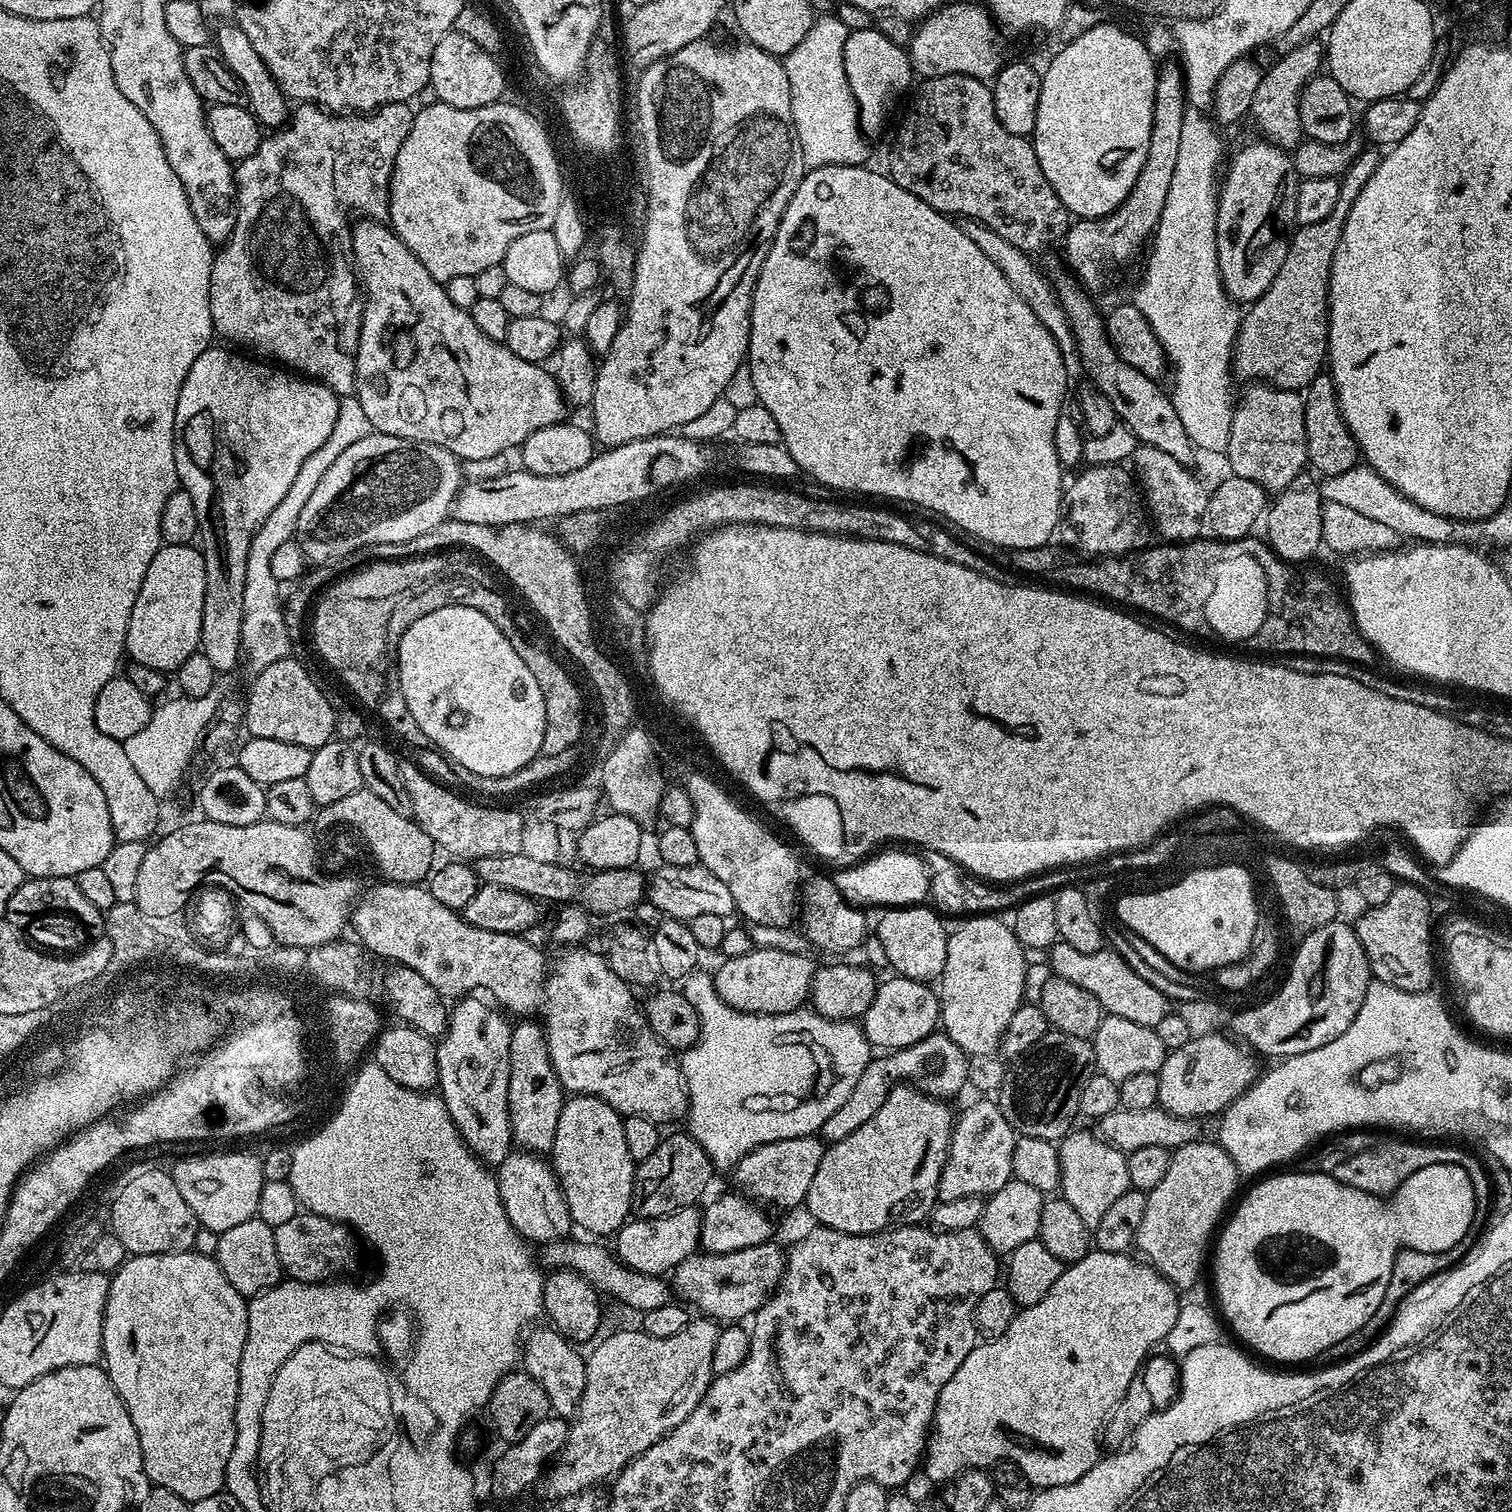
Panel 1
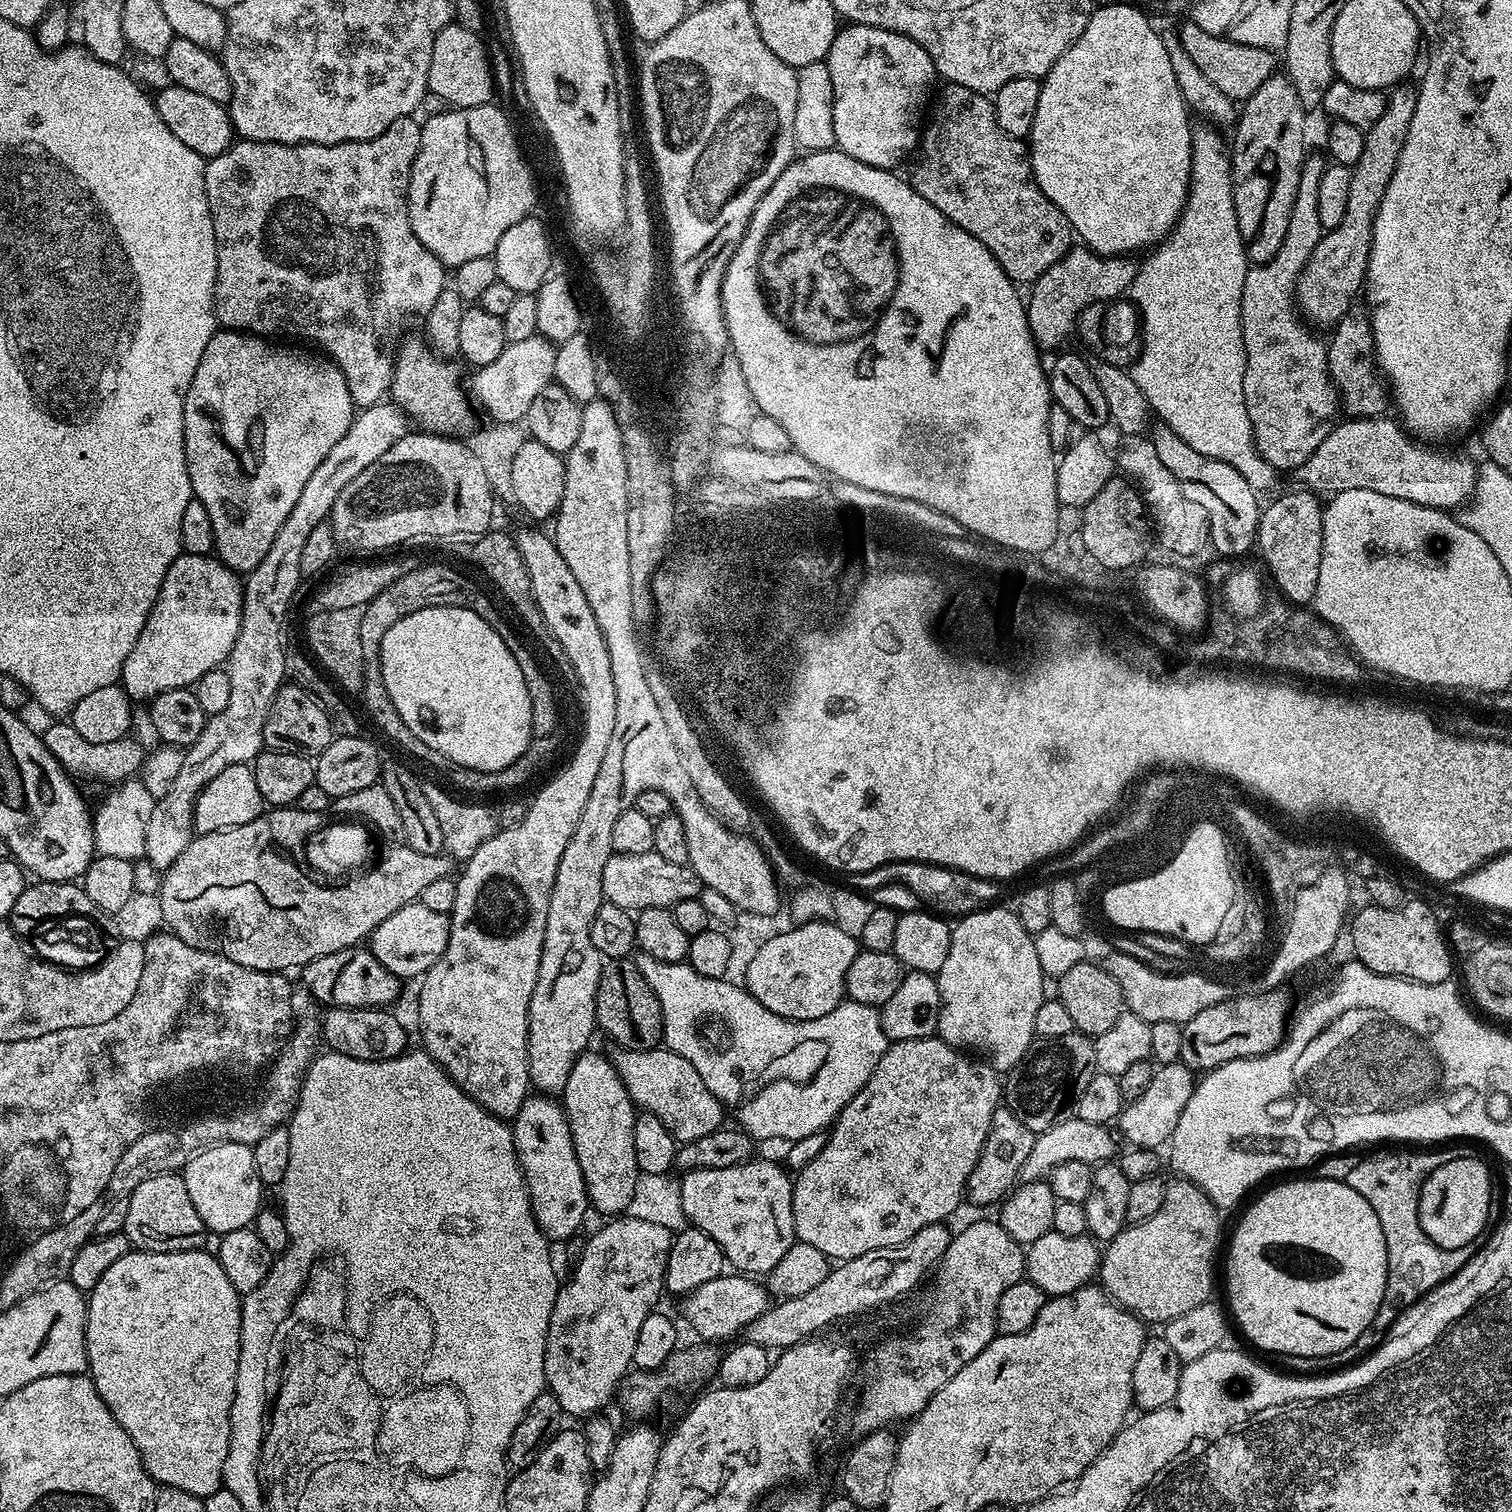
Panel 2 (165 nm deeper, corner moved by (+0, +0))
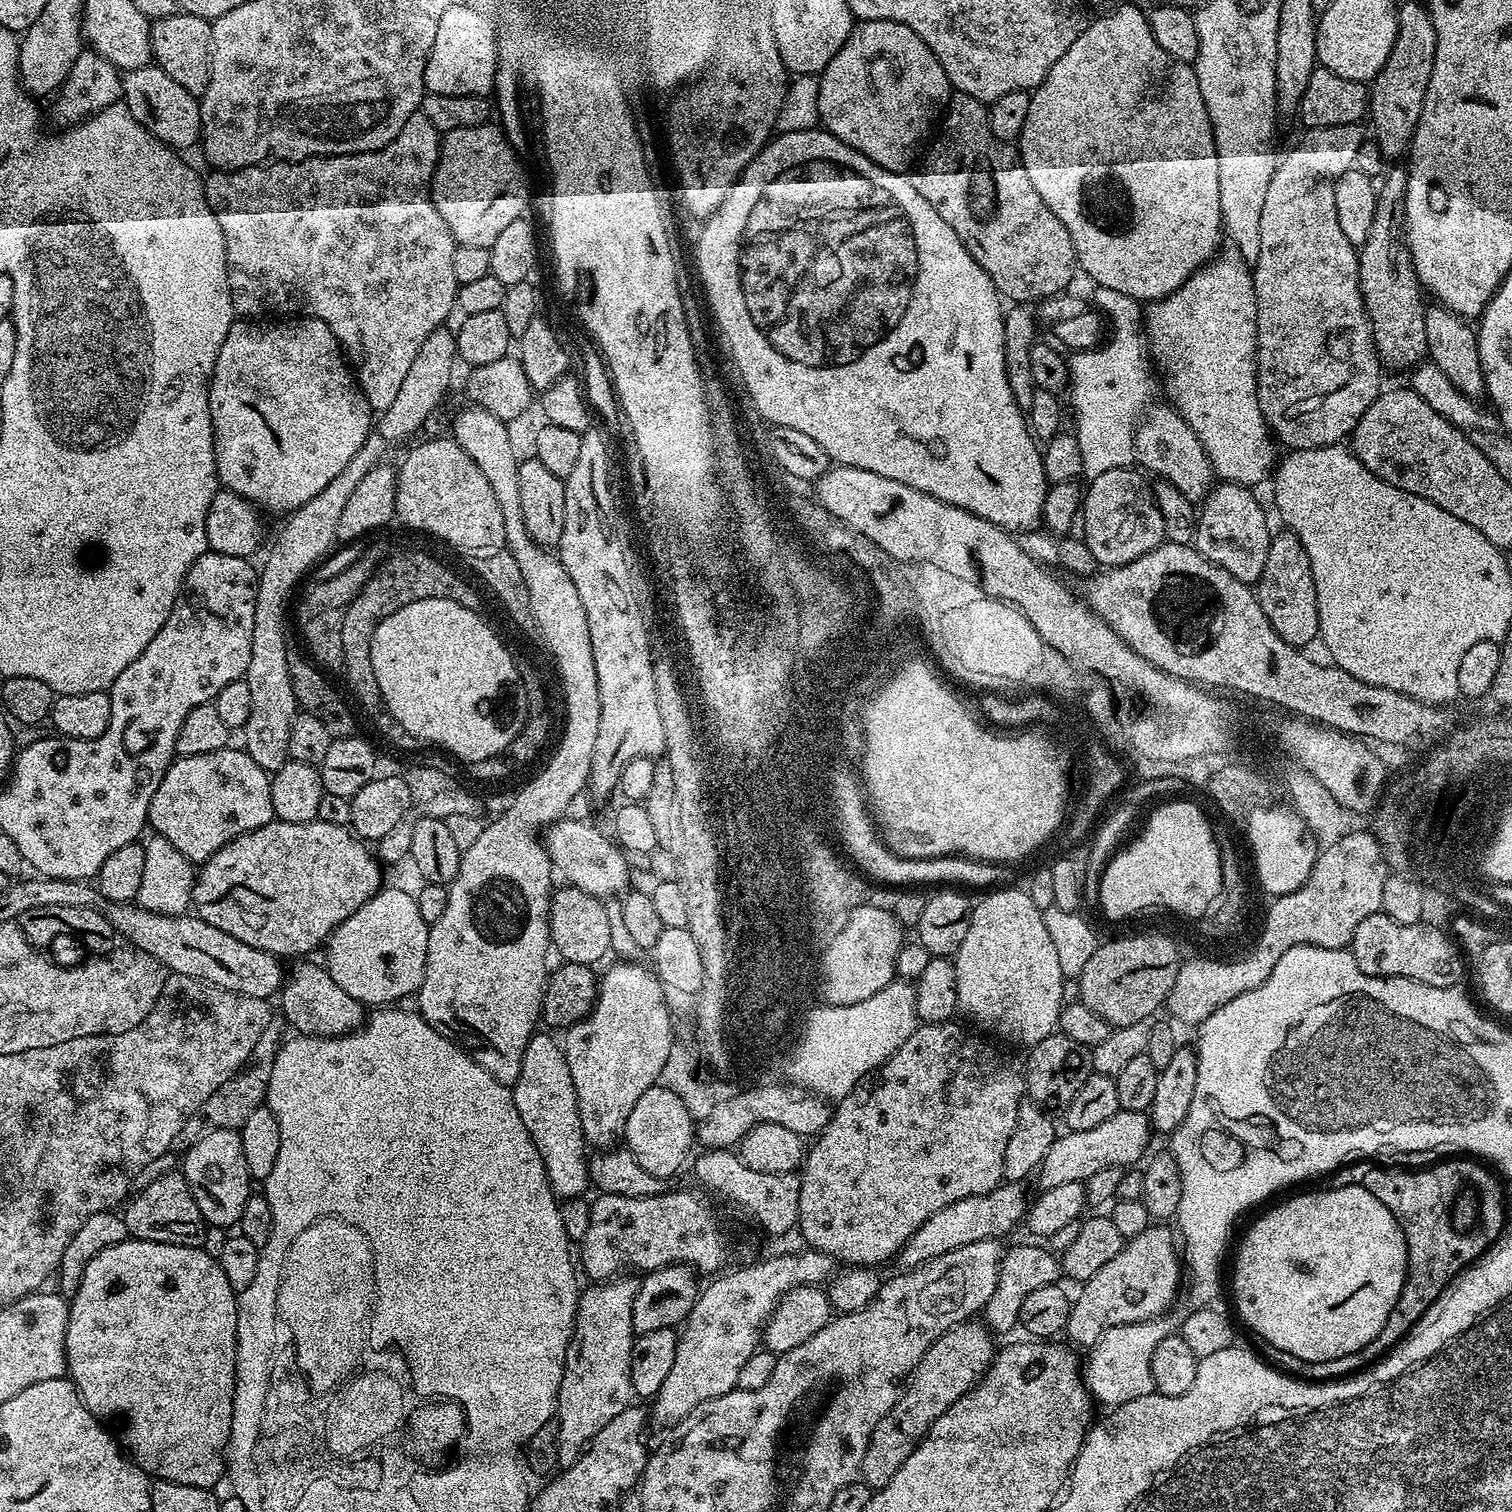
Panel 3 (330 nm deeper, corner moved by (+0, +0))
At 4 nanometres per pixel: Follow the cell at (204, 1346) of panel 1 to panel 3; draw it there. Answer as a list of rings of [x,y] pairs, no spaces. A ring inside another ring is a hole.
[[[135,1238],[110,1246],[102,1250],[102,1254],[95,1256],[90,1266],[86,1266],[86,1274],[82,1274],[82,1282],[78,1290],[70,1298],[66,1326],[67,1375],[80,1392],[85,1406],[105,1425],[111,1426],[117,1433],[124,1432],[123,1447],[130,1453],[136,1465],[148,1473],[149,1477],[178,1482],[182,1486],[198,1486],[212,1490],[225,1475],[226,1449],[232,1429],[234,1390],[236,1389],[237,1299],[237,1292],[230,1286],[230,1282],[226,1282],[226,1274],[222,1274],[219,1259],[204,1251],[203,1247],[191,1248]]]

